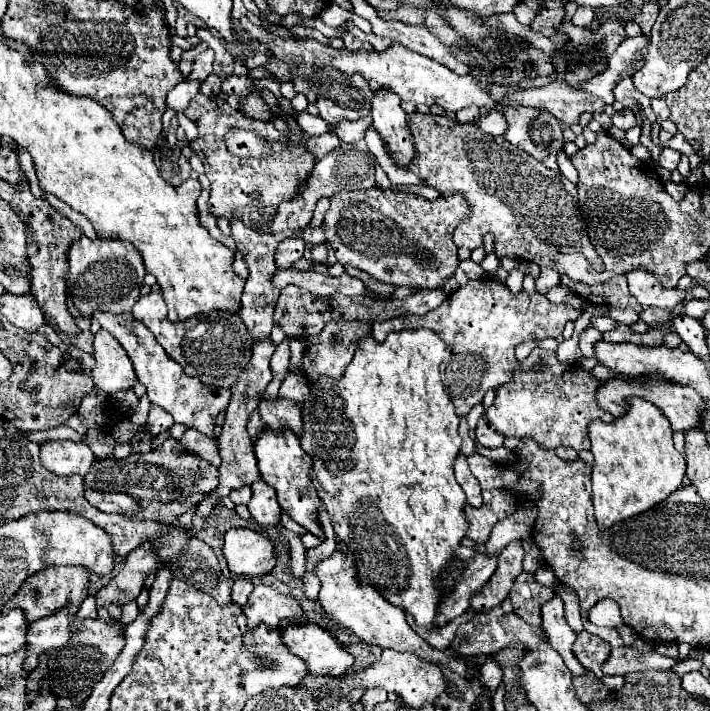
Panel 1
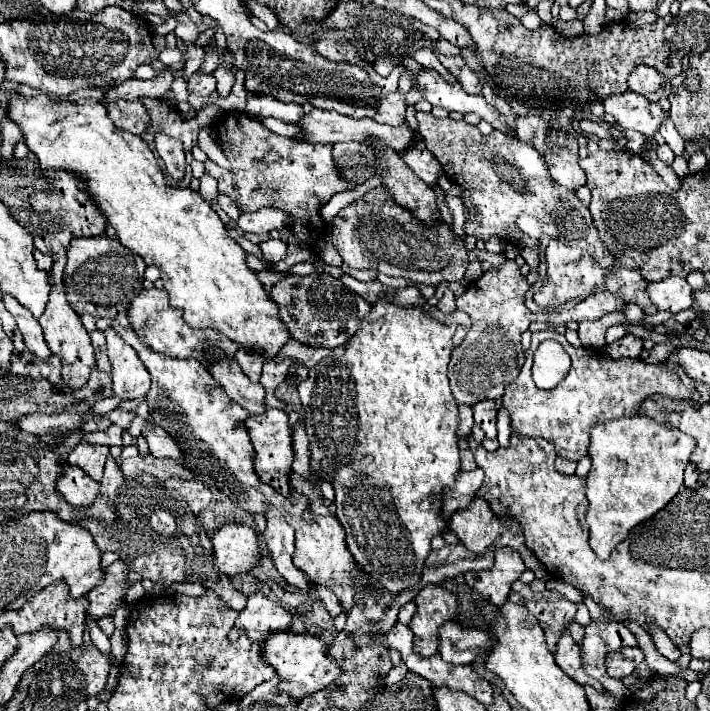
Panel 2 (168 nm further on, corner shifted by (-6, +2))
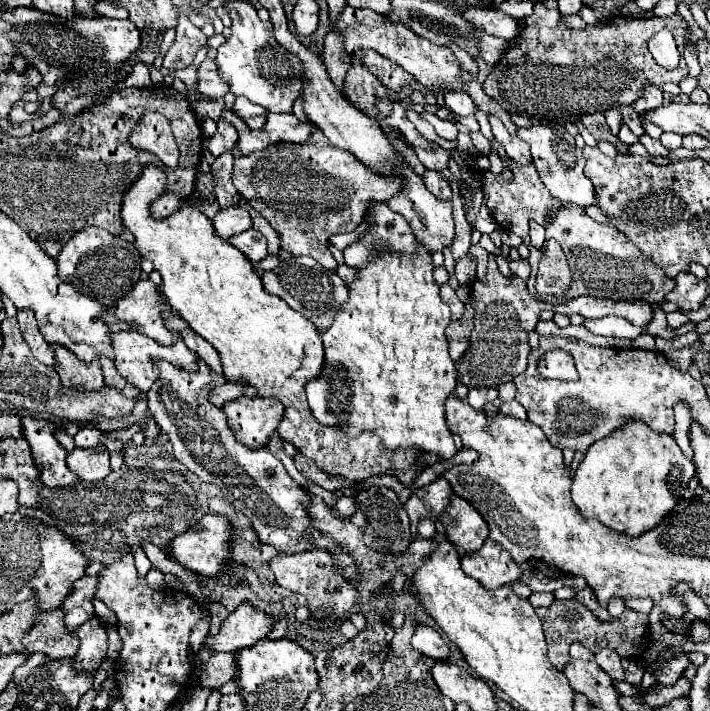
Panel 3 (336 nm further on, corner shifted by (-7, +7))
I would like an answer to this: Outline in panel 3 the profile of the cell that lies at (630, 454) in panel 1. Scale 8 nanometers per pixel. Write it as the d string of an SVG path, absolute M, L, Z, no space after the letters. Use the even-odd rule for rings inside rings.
M623 422L619 430L587 450L573 478L571 498L587 520L599 520L627 536L639 536L661 522L683 498L693 474L693 458L681 452L673 436L655 434L645 422Z

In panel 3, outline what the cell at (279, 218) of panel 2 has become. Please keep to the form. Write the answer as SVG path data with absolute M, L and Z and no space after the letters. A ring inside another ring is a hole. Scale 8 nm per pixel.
M231 206L221 210L215 218L213 218L213 228L221 238L231 238L235 234L241 234L243 230L253 228L253 220L249 216L249 212L241 206Z

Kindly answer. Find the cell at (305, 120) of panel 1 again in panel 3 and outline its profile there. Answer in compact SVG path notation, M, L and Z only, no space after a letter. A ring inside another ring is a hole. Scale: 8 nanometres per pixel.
M239 96L239 98L235 100L233 110L235 110L241 118L251 118L251 116L267 116L267 114L269 114L269 110L263 110L263 106L255 106L255 104L251 104L251 100L247 100L247 98L243 98L243 96Z

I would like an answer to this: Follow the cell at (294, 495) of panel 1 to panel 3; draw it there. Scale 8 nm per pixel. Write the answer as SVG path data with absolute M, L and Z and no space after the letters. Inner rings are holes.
M239 398L223 406L235 438L251 450L265 448L283 420L283 404L275 398Z

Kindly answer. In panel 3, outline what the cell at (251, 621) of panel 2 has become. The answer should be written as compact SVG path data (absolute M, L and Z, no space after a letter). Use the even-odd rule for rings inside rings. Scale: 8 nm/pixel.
M243 602L223 622L219 634L213 640L207 638L207 644L217 652L237 652L265 638L271 632L273 624L275 624L273 614L267 614L255 608L253 604Z

